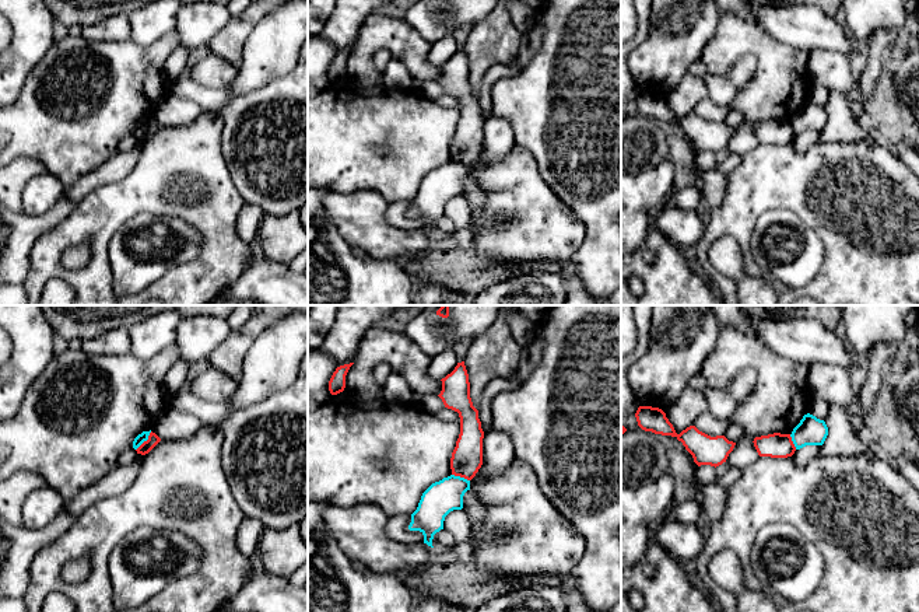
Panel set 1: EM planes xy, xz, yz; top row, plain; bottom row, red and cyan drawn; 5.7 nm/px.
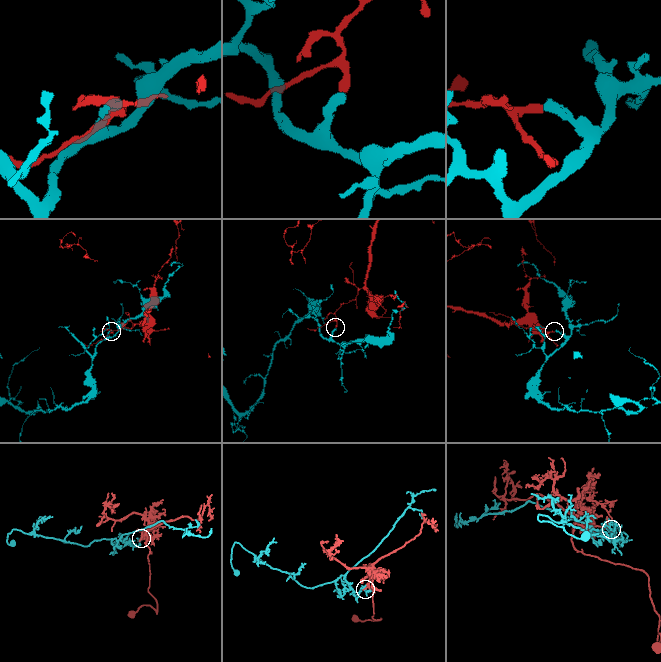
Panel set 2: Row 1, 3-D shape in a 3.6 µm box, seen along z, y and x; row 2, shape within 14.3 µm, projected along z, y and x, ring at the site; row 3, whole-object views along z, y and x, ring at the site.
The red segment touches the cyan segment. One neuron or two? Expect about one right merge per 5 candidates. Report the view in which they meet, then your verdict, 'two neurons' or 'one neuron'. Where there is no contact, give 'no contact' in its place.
xy | two neurons

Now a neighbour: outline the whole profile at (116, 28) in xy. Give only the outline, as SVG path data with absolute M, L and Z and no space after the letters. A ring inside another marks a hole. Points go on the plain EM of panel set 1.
M127 15L109 17L98 24L81 28L81 36L91 42L122 42L130 39L130 21Z

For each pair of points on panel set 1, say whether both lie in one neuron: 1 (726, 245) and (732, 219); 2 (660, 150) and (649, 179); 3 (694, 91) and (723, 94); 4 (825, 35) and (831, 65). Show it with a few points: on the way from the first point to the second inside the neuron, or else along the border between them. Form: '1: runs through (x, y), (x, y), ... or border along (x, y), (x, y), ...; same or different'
1: border along (707, 254), (716, 240), (730, 235), (744, 262); different
2: border along (669, 156), (635, 174); different
3: border along (702, 79), (708, 95); different
4: border along (810, 51), (837, 49), (845, 55); different

